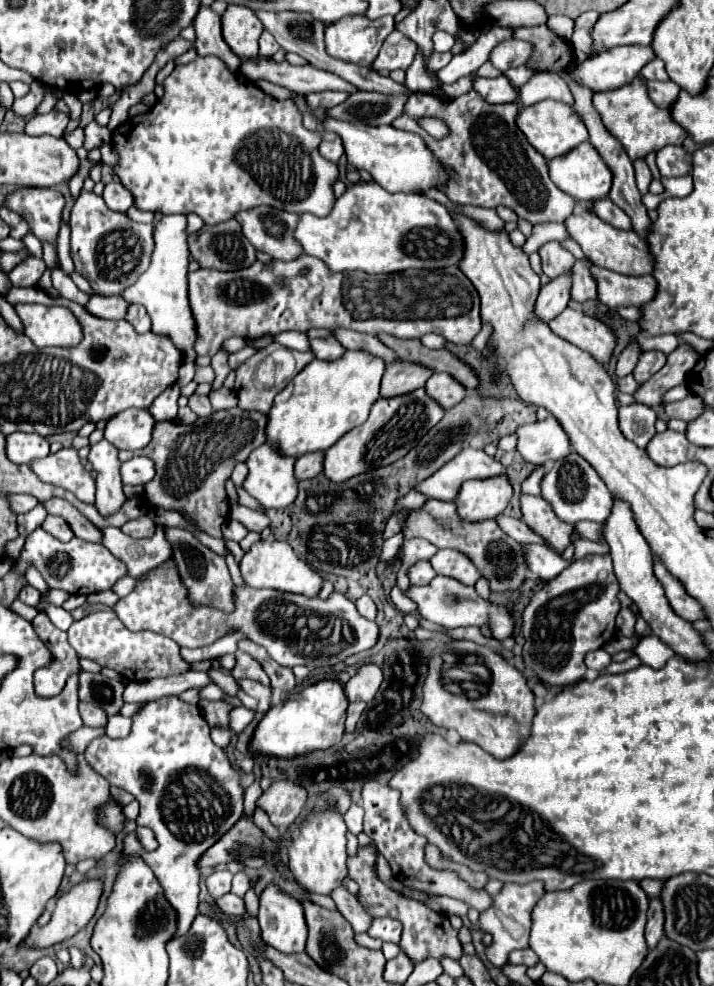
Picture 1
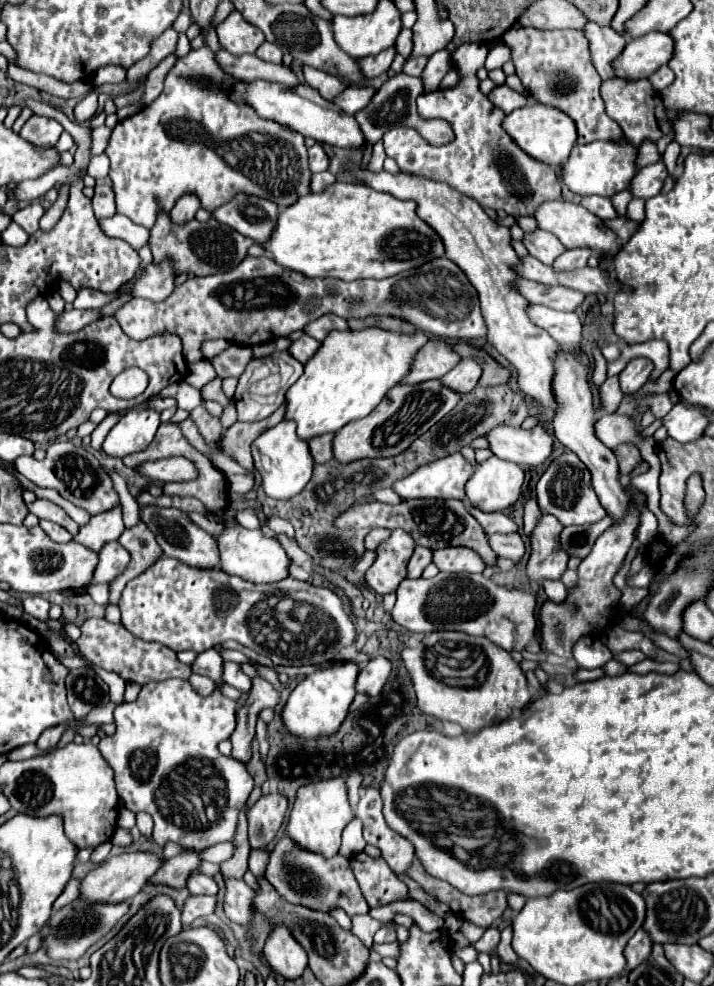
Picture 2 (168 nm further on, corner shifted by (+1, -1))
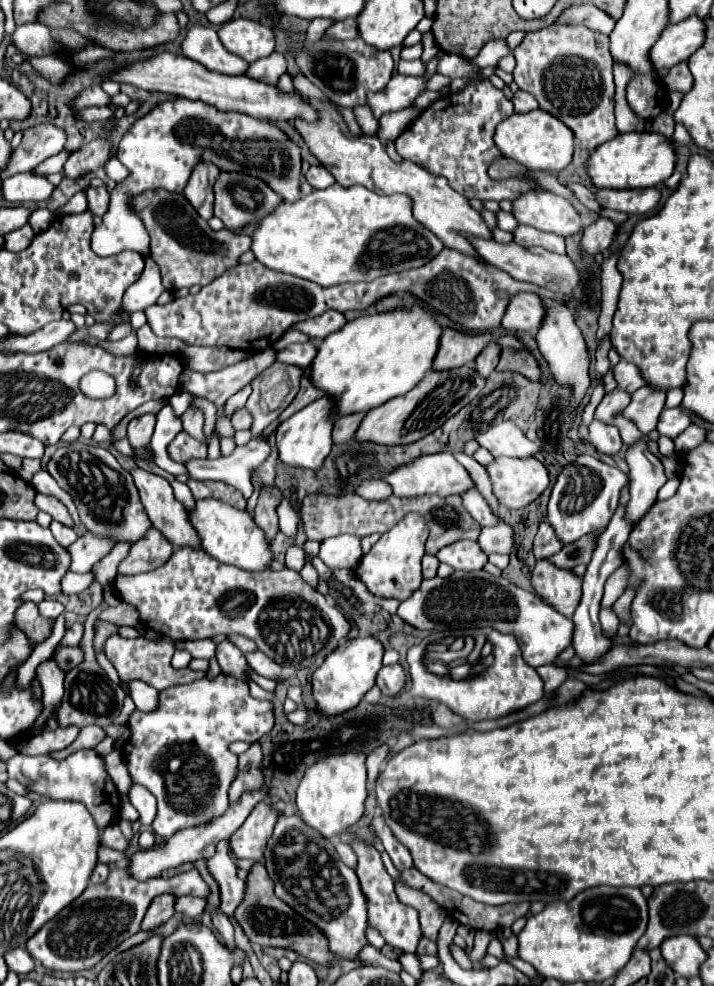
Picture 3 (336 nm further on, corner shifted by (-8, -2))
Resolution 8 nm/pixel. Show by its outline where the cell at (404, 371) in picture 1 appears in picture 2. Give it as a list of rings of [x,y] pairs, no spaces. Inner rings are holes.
[[[428,339],[428,343],[418,351],[412,371],[404,377],[404,385],[416,385],[428,379],[440,379],[450,369],[454,369],[462,361],[456,355],[454,347],[442,339]]]

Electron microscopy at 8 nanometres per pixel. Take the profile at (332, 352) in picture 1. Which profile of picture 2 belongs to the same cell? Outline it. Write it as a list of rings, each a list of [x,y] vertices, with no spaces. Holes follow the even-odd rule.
[[[302,335],[298,341],[292,343],[292,347],[288,349],[288,353],[294,355],[294,359],[298,359],[300,363],[306,363],[316,353],[318,347],[320,347],[320,341],[312,339],[310,335]]]

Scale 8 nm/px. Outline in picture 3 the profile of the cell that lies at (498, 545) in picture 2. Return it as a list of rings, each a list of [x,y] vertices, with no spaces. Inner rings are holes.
[[[501,522],[493,528],[483,528],[481,536],[479,536],[479,546],[487,552],[499,552],[499,554],[511,554],[515,550],[515,532],[513,526]]]

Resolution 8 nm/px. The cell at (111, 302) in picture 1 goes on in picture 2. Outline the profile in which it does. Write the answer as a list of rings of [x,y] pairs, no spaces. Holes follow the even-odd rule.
[[[78,309],[64,311],[64,313],[56,319],[56,331],[74,333],[74,331],[80,331],[84,325],[94,323],[96,319],[100,319],[98,309],[96,309],[96,311],[78,311]]]

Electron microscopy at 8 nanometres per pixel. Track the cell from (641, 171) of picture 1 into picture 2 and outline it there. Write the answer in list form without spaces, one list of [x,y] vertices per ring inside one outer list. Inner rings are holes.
[[[632,199],[630,205],[628,205],[628,215],[626,215],[630,221],[638,221],[642,223],[644,221],[644,201],[642,199]]]

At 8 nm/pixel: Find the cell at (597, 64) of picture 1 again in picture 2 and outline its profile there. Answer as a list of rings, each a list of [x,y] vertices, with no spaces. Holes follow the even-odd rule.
[[[648,33],[626,43],[624,53],[614,61],[614,69],[622,79],[644,79],[666,65],[672,53],[674,39],[670,33]]]

